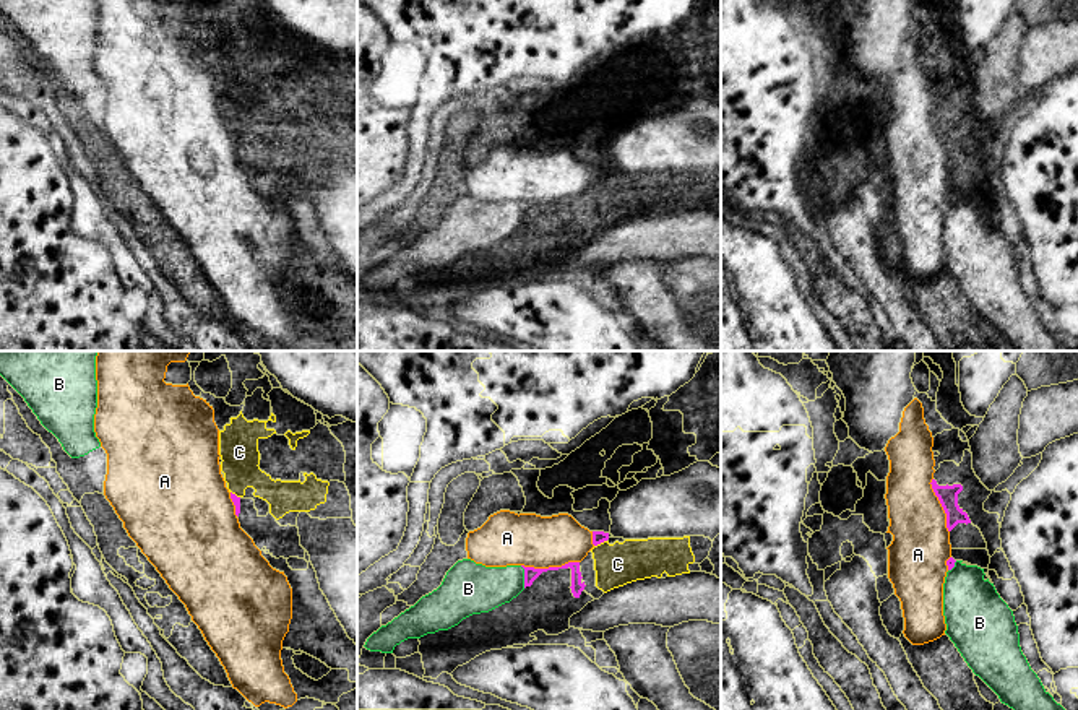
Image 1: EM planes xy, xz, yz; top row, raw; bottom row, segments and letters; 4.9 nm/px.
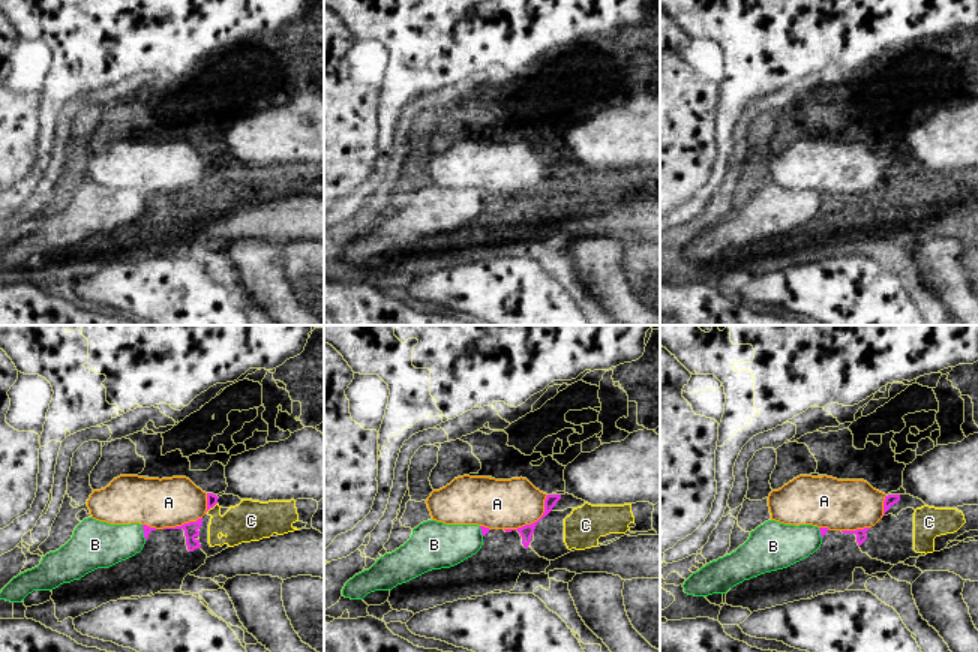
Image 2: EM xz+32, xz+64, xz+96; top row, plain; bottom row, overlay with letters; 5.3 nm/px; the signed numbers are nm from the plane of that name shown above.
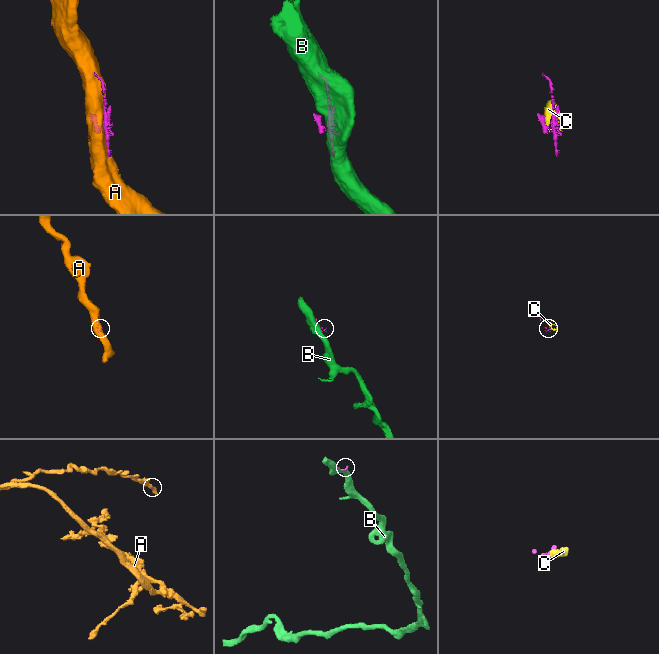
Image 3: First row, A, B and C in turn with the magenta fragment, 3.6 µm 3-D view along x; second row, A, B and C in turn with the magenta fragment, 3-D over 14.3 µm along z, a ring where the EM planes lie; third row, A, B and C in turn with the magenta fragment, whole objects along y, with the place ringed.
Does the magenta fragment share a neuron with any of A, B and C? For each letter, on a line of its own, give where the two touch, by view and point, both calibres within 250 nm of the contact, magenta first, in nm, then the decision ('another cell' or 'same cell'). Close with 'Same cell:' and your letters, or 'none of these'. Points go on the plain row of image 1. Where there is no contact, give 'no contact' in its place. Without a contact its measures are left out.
A: meets magenta in xz at (549, 203); 70 nm thick on the magenta side, 260 nm on the other; another cell
B: meets magenta in xz at (525, 213); 70 nm thick on the magenta side, 240 nm on the other; another cell
C: meets magenta in xz at (599, 179); 60 nm thick on the magenta side, 220 nm on the other; same cell
Same cell: C

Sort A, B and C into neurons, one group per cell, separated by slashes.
A / B / C

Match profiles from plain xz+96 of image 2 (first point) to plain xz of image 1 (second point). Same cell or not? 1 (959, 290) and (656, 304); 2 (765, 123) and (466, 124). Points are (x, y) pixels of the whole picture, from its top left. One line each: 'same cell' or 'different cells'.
1: same cell
2: same cell

